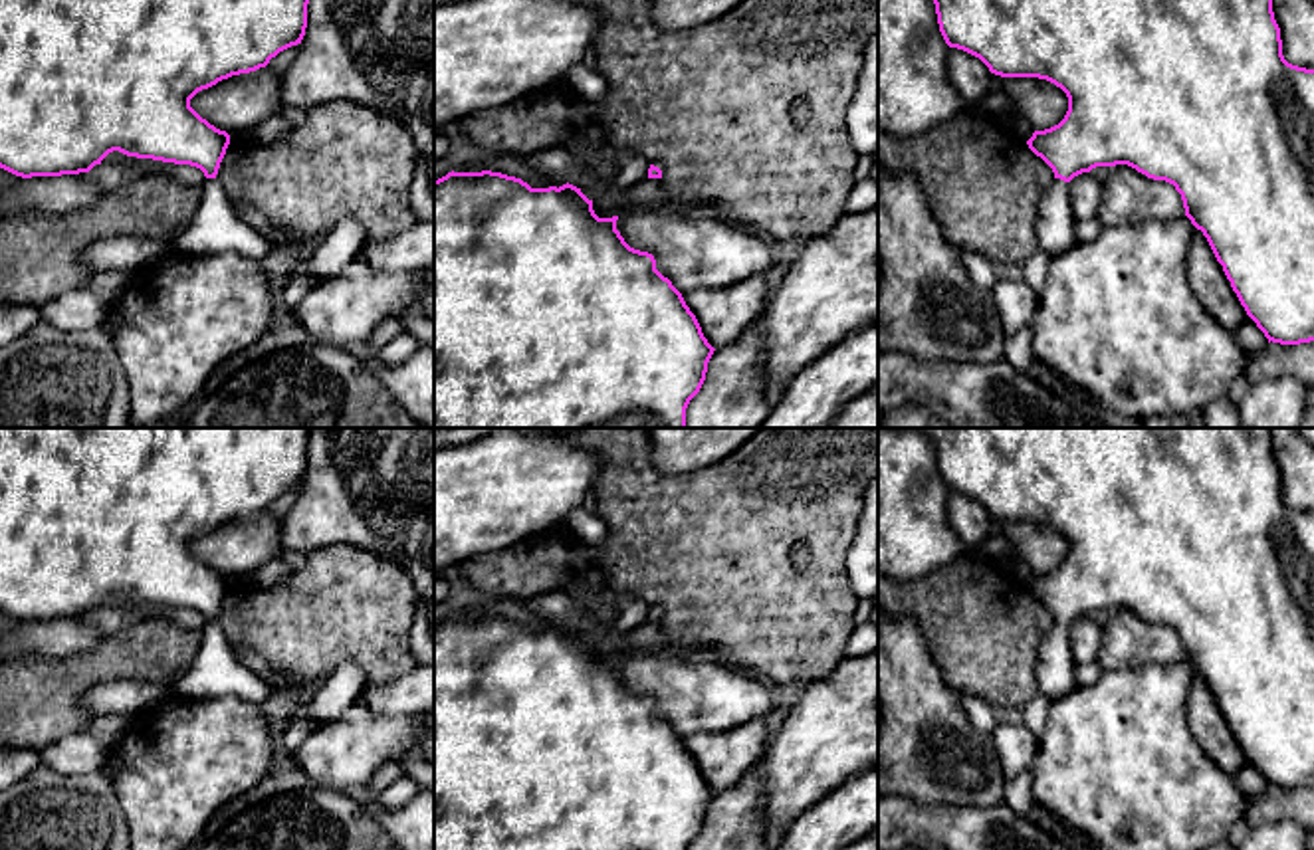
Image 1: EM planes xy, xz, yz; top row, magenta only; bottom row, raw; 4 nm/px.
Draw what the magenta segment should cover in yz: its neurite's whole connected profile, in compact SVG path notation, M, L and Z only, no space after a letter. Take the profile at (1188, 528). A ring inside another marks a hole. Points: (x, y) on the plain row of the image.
M910 428L926 434L949 491L979 501L1001 521L1039 521L1068 541L1064 563L1027 584L1054 616L1039 648L1039 693L1050 701L1076 688L1076 662L1068 650L1068 628L1096 610L1128 608L1153 624L1165 624L1181 638L1185 660L1203 676L1247 759L1268 787L1300 789L1314 785L1314 513L1292 509L1282 499L1280 472L1272 456L1270 428Z

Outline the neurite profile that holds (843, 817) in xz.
M878 767L862 771L789 824L773 850L846 850L878 828Z

